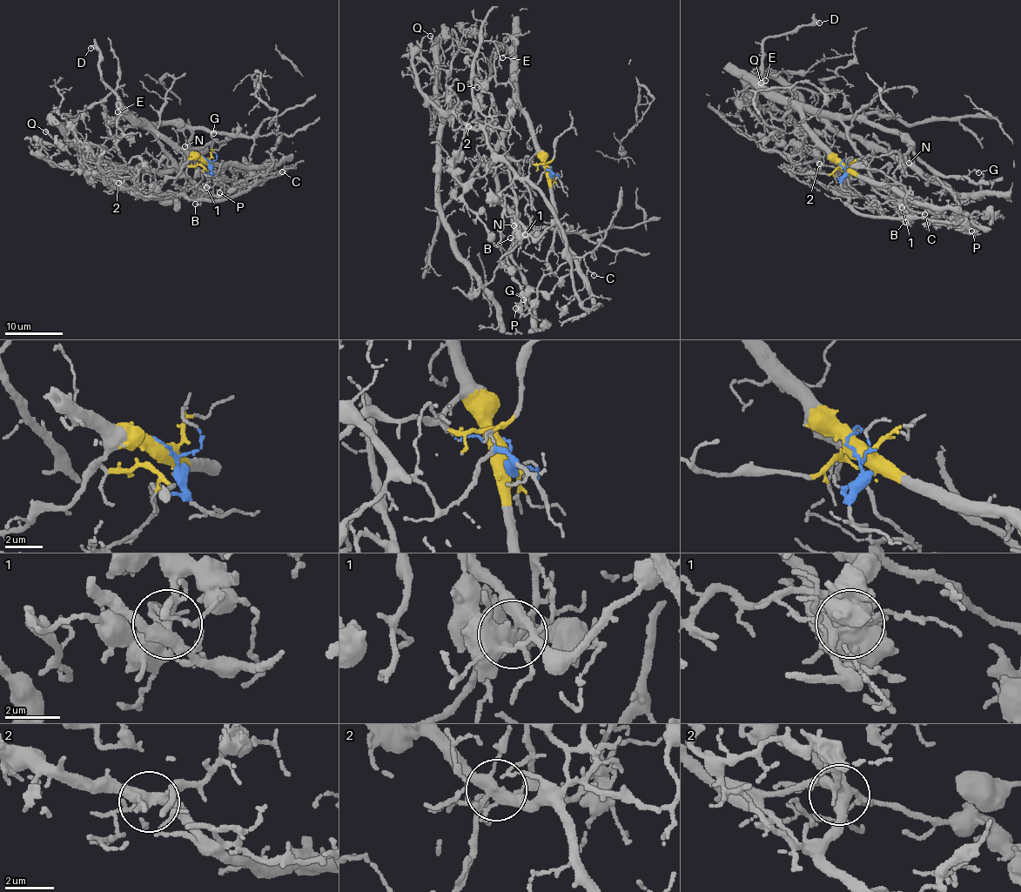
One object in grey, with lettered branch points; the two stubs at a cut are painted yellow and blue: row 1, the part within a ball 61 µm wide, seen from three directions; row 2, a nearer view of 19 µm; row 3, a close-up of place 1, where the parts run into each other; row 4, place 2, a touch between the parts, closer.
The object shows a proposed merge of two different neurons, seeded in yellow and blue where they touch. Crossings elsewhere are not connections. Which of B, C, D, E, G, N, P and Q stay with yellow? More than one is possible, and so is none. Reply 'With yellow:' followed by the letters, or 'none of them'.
With yellow: D, E, G, N

